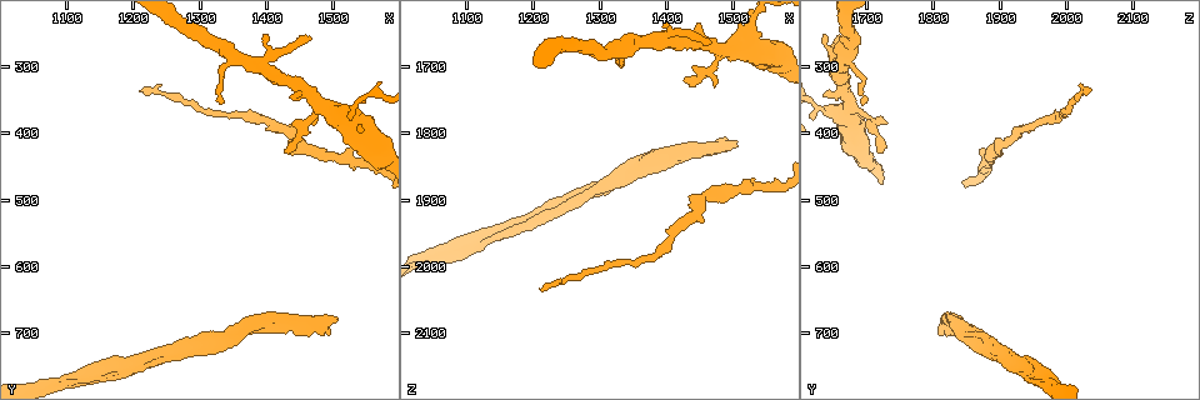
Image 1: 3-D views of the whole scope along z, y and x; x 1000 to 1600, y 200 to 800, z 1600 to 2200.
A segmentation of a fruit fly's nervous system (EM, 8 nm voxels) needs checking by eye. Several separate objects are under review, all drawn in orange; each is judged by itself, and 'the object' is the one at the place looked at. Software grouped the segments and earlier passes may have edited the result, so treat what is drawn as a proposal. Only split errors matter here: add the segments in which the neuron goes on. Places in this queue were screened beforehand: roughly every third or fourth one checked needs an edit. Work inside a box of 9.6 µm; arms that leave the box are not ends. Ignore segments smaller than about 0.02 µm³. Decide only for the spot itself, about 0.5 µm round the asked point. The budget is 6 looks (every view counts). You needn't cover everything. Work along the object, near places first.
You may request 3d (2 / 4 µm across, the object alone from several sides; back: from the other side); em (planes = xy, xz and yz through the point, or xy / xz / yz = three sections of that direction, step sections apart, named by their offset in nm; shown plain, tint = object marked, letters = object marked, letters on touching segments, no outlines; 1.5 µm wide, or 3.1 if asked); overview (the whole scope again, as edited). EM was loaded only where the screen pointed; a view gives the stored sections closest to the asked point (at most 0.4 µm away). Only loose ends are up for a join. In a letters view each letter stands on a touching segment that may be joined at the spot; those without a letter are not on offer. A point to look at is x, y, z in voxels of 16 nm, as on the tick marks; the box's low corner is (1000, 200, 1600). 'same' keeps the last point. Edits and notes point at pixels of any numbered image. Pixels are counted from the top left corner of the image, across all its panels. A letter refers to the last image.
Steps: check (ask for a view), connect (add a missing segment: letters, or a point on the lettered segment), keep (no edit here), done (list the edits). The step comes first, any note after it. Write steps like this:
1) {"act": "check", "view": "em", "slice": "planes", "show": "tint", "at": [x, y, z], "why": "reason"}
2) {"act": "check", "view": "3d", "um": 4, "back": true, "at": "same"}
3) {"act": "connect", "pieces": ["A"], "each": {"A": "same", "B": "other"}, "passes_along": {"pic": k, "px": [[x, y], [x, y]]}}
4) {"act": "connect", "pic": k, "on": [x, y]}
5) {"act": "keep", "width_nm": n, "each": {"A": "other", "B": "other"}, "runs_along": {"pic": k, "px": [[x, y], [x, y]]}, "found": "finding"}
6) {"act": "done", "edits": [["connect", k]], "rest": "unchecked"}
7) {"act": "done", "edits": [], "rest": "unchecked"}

{"act": "check", "view": "3d", "um": 2, "at": [1465, 255, 1670], "why": "an open end"}

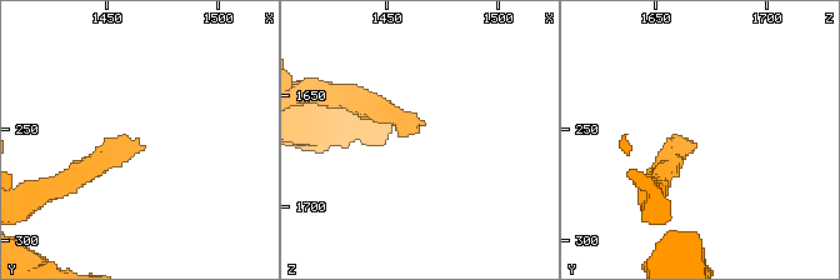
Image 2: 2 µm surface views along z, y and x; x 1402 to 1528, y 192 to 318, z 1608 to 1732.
{"act": "check", "view": "em", "slice": "xy", "step": 4, "show": "plain", "at": [1466, 258, 1666], "why": "need the tissue"}

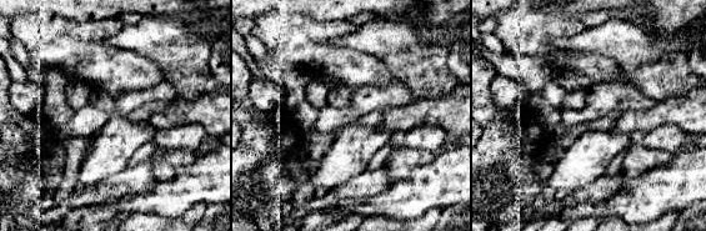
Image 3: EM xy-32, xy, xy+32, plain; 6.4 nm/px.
{"act": "check", "view": "em", "slice": "xy", "step": 4, "show": "letters", "at": "same"}

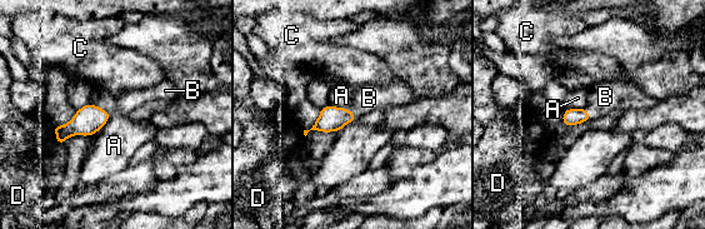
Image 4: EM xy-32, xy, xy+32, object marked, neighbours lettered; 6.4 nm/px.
{"act": "connect", "pieces": ["B"], "width_nm": 110, "each": {"A": "other", "B": "same", "C": "other", "D": "other"}, "passes_along": {"pic": 4, "px": [[331, 119], [353, 114], [365, 99]]}, "found": "it goes on there"}

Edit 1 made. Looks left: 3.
{"act": "check", "view": "overview", "why": "redraw"}

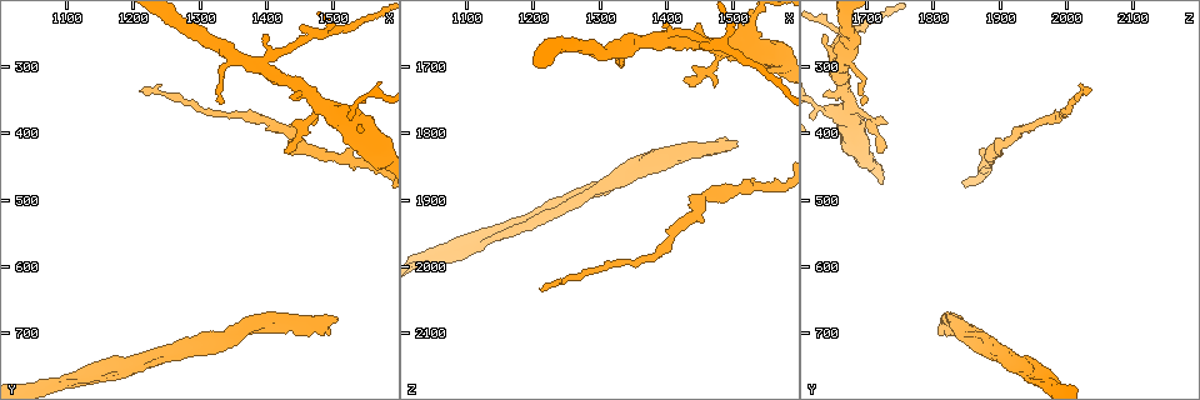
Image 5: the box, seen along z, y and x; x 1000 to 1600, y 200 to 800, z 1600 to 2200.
{"act": "check", "view": "em", "slice": "planes", "show": "letters", "at": [1215, 330, 2030], "why": "tapers out"}

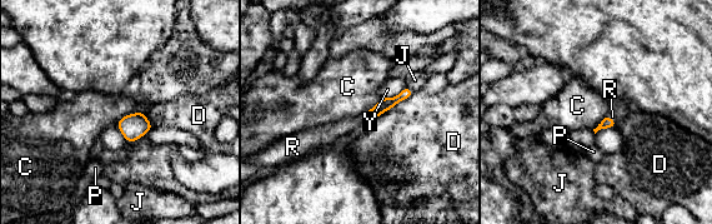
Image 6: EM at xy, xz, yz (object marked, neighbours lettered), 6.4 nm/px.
{"act": "connect", "pieces": ["R"], "each": {"C": "other", "D": "other", "J": "other", "P": "other", "R": "same", "Y": "other"}, "passes_along": {"pic": 6, "px": [[384, 104], [360, 120], [325, 135]]}, "found": "it goes on there"}

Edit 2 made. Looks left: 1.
{"act": "done", "edits": [["connect", 4], ["connect", 6]], "rest": "unchecked"}

